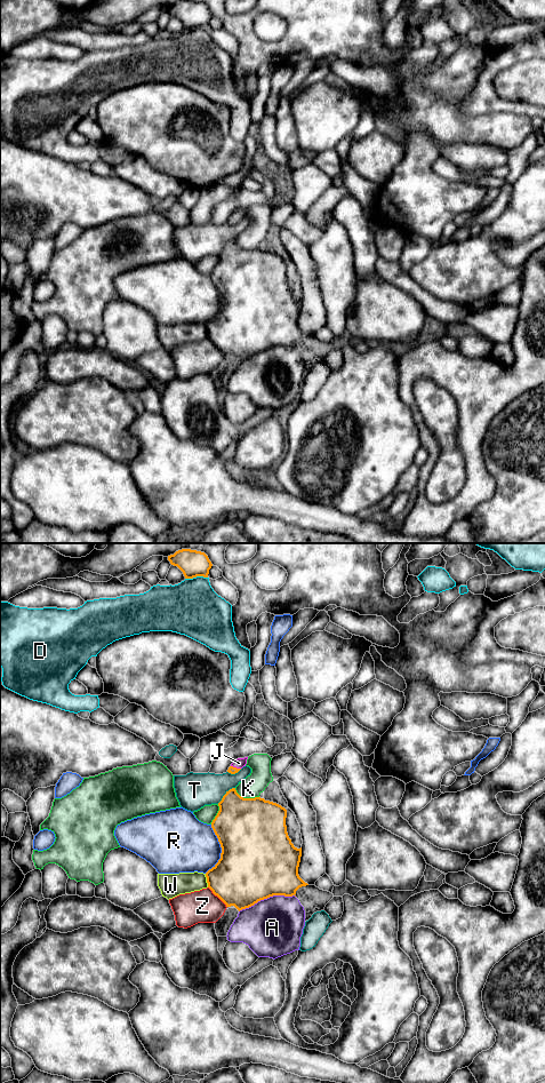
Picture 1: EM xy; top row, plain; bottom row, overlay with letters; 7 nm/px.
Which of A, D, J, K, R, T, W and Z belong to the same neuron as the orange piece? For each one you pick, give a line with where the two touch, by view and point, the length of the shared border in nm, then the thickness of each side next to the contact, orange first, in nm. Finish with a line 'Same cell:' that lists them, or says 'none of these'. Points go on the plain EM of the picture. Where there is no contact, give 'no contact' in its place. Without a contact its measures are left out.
J: contact xy (235, 219); length 80 nm; calibres 50 and 70 nm
Same cell: J

